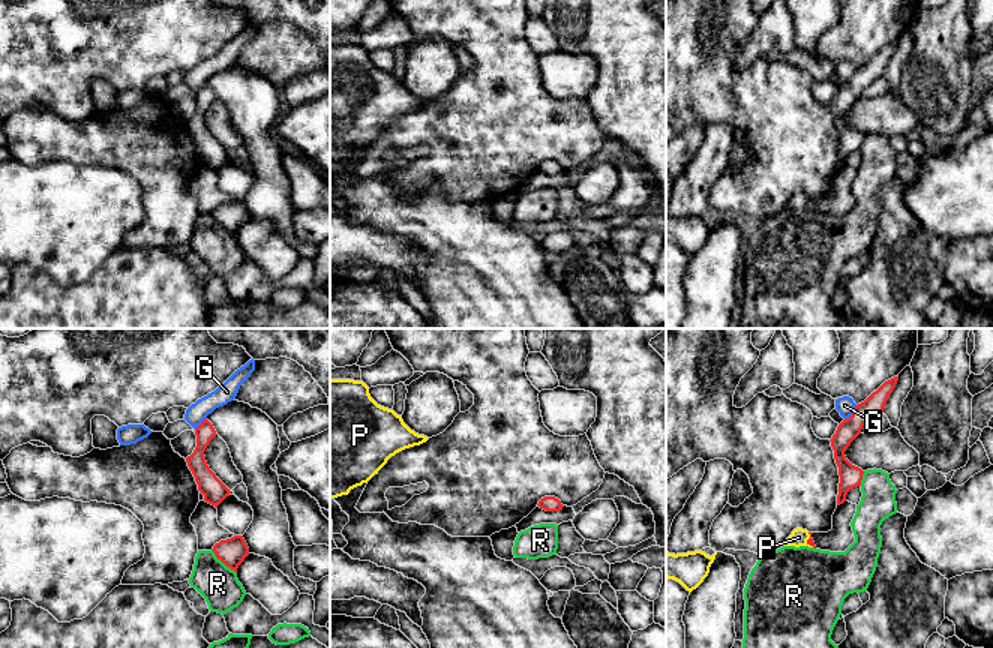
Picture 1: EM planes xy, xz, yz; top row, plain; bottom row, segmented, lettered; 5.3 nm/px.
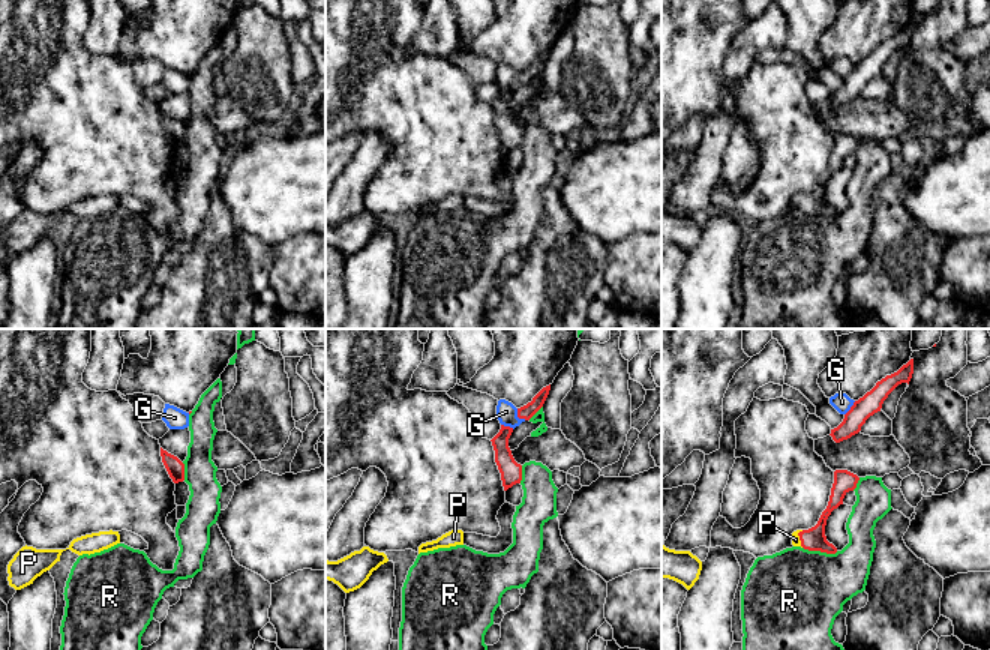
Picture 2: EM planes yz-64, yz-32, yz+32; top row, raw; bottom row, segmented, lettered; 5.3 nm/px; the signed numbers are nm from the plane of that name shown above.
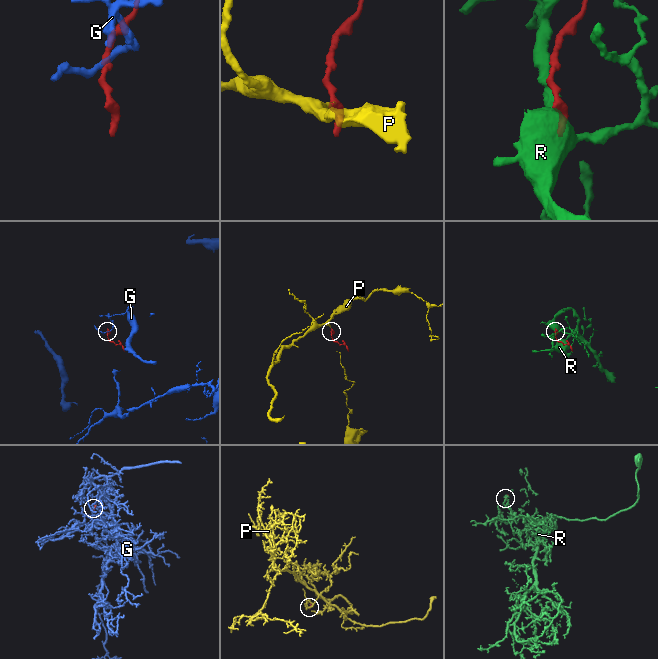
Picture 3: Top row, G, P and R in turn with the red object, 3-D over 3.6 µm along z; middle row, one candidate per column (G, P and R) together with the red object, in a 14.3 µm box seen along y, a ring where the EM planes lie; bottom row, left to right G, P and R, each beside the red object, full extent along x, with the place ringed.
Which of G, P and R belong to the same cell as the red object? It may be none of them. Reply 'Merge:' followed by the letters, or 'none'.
Merge: P

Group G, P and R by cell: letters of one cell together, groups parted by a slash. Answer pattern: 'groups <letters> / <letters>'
groups G / P / R

